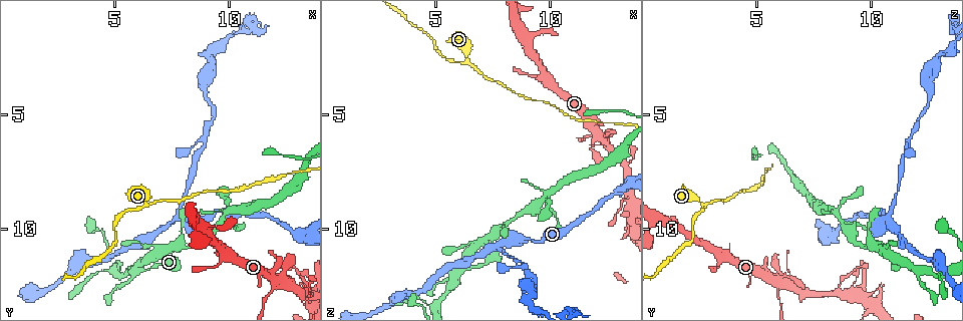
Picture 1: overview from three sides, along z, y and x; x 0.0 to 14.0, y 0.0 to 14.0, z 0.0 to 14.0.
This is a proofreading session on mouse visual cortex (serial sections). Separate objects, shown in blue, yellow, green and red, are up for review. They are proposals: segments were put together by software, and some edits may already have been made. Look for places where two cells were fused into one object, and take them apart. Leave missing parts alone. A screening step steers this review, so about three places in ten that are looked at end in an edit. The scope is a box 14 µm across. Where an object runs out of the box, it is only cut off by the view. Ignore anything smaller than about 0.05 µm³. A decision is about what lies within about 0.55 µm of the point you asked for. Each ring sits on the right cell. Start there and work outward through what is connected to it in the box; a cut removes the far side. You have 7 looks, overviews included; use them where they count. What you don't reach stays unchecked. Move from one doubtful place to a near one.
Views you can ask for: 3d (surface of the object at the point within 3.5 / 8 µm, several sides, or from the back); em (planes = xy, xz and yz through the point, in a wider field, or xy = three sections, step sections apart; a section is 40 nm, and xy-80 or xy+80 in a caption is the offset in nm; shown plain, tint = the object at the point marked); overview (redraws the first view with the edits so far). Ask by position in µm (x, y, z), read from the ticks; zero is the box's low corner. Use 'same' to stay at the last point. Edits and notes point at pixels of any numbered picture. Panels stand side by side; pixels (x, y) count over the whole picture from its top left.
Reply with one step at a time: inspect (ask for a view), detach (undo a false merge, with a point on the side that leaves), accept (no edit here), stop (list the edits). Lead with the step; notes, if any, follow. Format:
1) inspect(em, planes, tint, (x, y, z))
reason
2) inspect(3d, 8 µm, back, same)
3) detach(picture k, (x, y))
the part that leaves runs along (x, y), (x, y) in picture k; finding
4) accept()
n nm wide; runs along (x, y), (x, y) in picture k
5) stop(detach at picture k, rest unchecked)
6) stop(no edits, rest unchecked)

inspect(3d, 3.5 µm, (6.4, 8.9, 2.6))
thin arm on a thick one

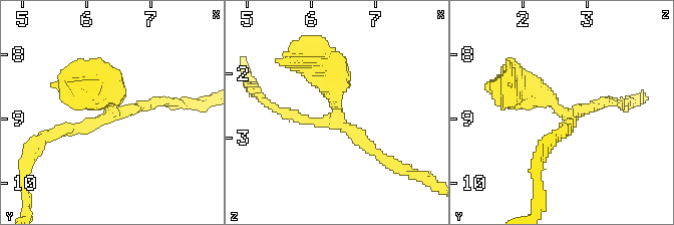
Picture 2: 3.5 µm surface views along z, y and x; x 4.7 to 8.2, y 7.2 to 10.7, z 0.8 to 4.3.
accept()
arms of 150, 150, 450 nm; runs along (319, 62), (337, 121), (383, 160) in picture 2; continuous, no second cell

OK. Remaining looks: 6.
inspect(3d, 3.5 µm, (6.1, 11.6, 11.7))
arms run side by side

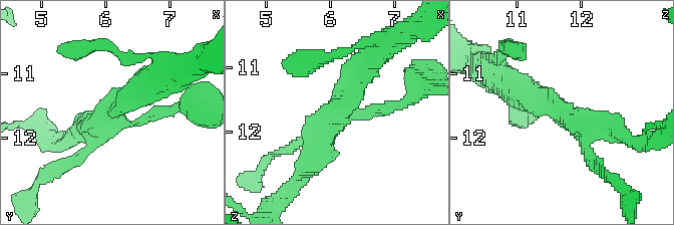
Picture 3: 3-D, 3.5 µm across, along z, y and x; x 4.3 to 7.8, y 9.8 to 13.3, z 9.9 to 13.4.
inspect(em, xy, step 5, tint, (6.15, 11.60, 11.80))
now the EM

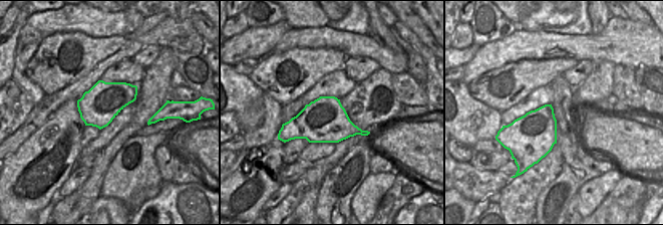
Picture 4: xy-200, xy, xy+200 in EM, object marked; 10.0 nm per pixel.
accept()
runs along (399, 104), (338, 115), (365, 68) in picture 3; all the same cell

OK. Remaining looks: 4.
inspect(3d, 8 µm, (7.8, 9.4, 10.7))
three-way junction

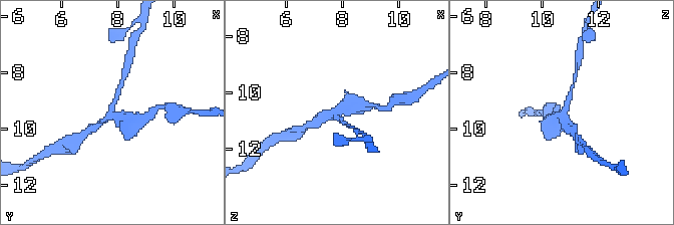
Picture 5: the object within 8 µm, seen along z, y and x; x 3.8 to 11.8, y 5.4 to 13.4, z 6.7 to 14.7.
inspect(em, xy, step 2, tint, (7.8, 9.5, 10.8))
3 arms; arms of 200, 200, 500 nm

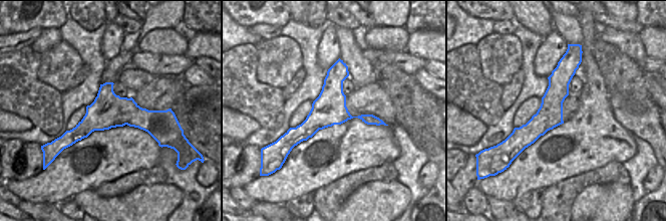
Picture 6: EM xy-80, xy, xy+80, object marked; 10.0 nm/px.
accept()
runs along (363, 104), (353, 104), (315, 121) in picture 5; one cell here

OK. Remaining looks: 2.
stop(no edits, rest unchecked)

